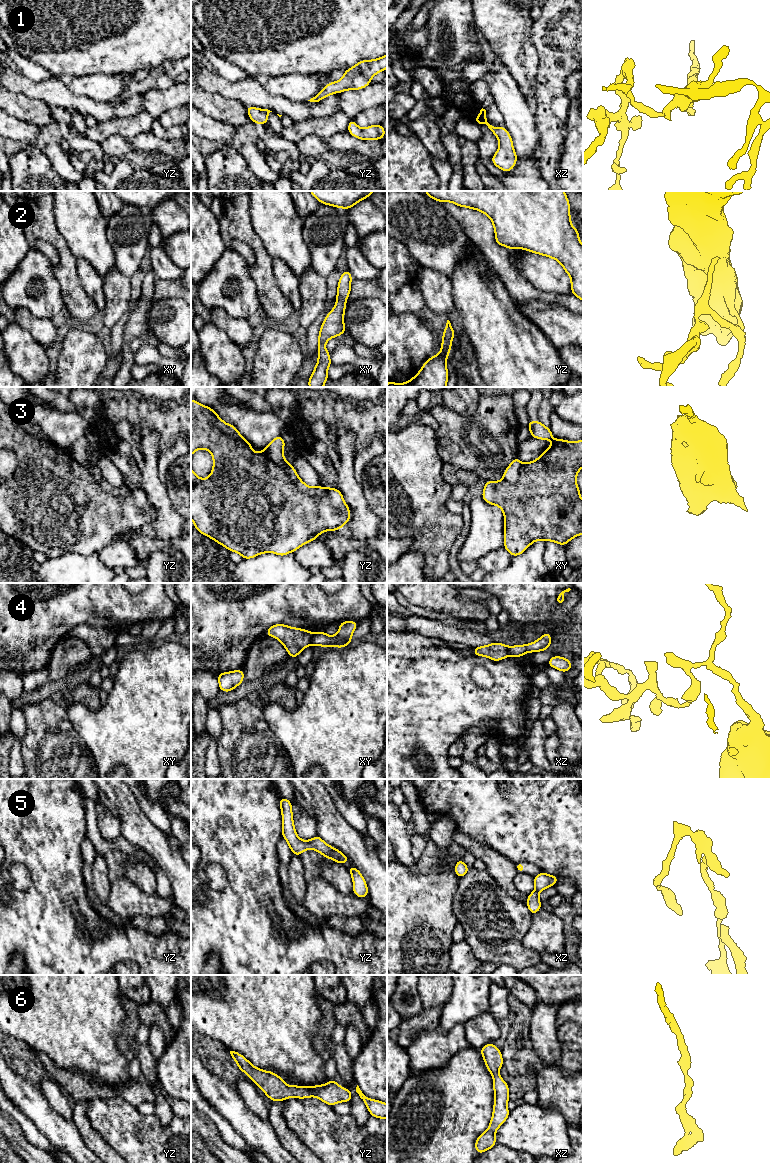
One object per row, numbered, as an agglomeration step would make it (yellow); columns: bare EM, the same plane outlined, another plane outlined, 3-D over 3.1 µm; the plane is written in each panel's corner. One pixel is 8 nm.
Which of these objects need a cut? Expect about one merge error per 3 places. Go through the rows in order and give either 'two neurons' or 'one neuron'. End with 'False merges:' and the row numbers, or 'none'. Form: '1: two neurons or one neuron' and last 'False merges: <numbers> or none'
1: one neuron
2: one neuron
3: two neurons
4: two neurons
5: one neuron
6: one neuron
False merges: 3, 4

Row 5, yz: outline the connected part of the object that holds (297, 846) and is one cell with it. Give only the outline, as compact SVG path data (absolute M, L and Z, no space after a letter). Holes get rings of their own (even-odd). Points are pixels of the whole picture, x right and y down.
M279 797L279 803L282 813L282 837L287 841L292 854L300 856L305 849L308 851L314 849L327 859L333 859L335 863L343 865L345 862L350 861L345 854L333 846L327 845L318 835L306 841L300 839L294 827L291 801Z

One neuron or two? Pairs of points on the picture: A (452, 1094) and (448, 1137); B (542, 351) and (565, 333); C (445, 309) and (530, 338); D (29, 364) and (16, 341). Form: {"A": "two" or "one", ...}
{"A": "one", "B": "two", "C": "two", "D": "one"}

